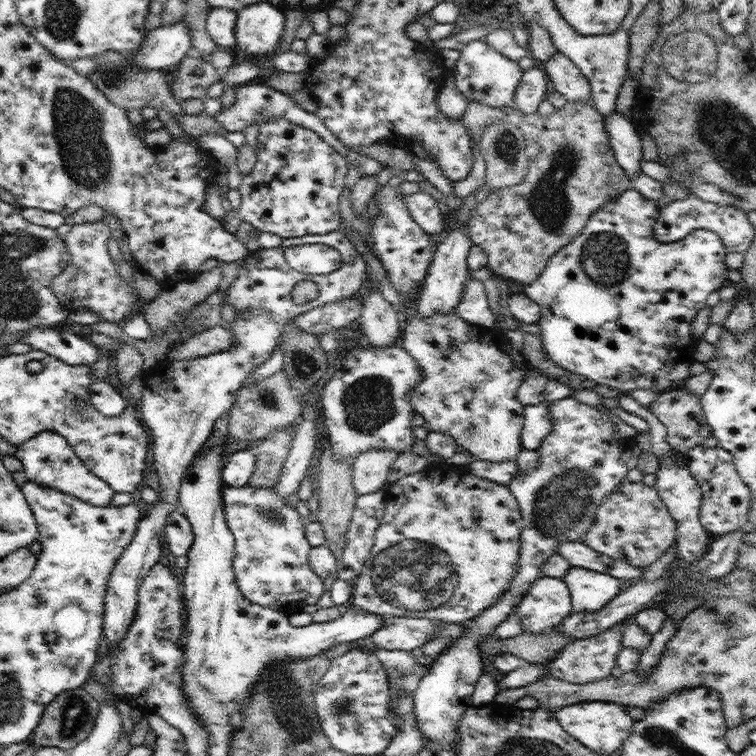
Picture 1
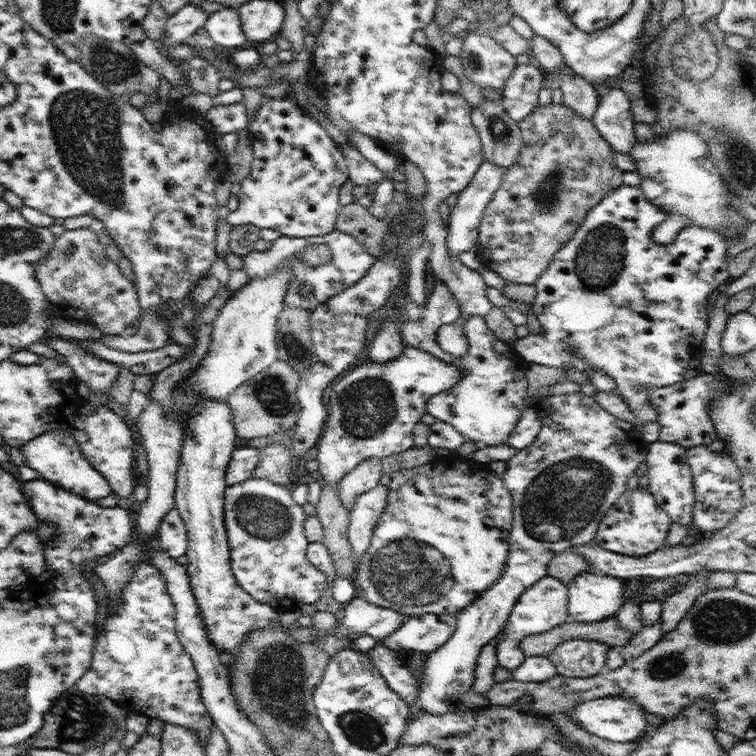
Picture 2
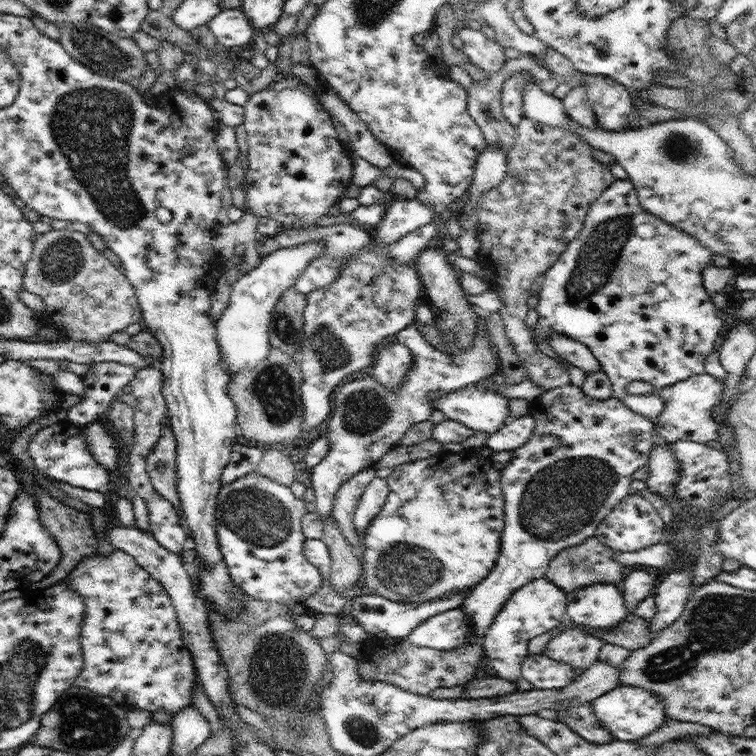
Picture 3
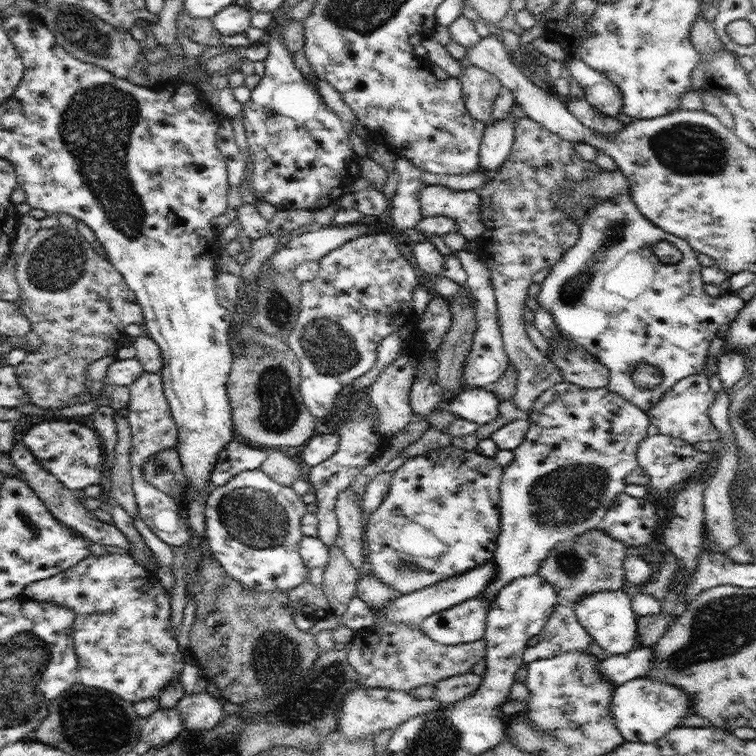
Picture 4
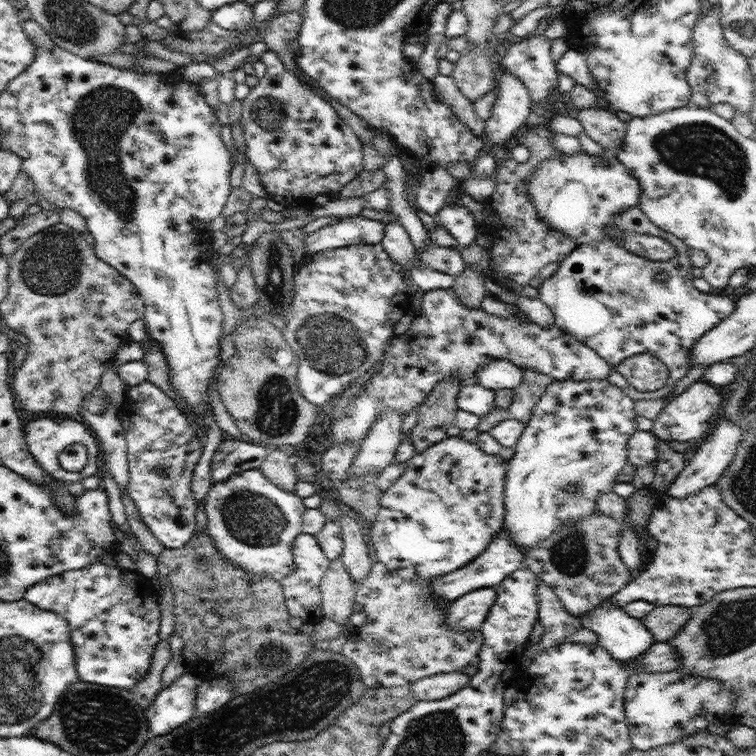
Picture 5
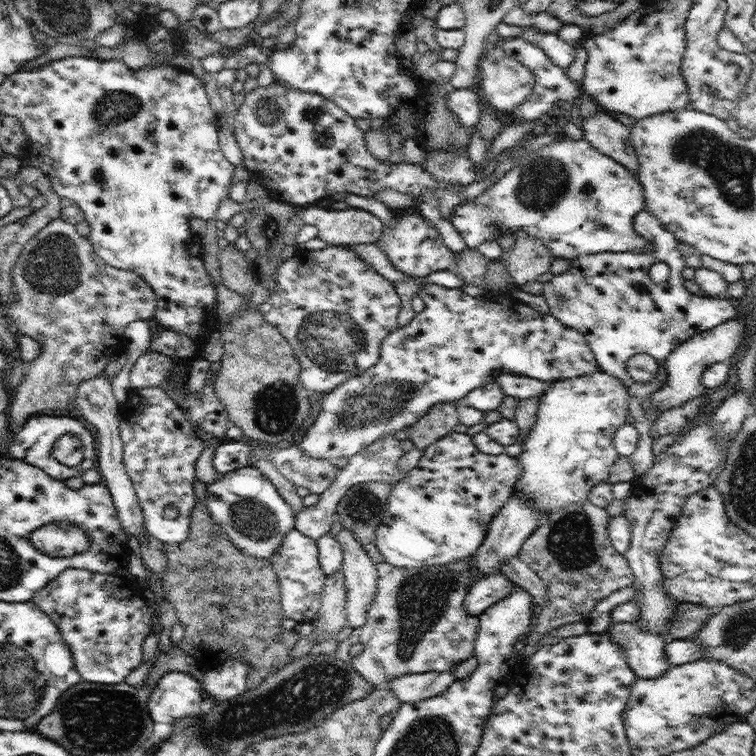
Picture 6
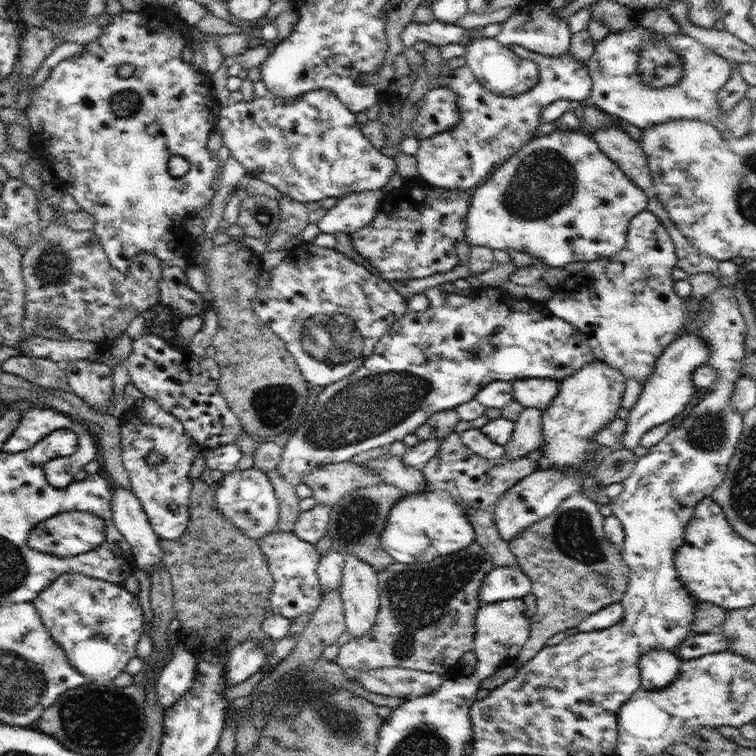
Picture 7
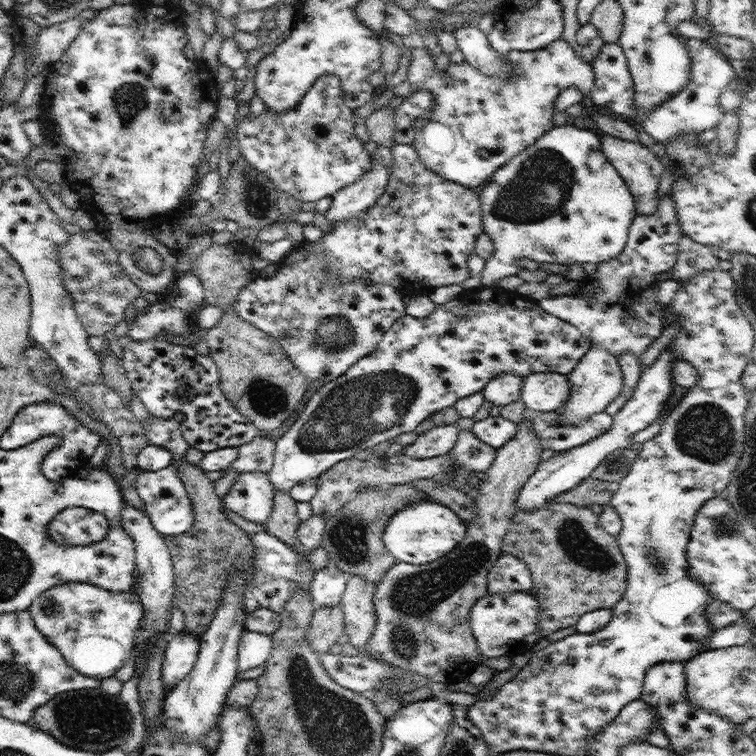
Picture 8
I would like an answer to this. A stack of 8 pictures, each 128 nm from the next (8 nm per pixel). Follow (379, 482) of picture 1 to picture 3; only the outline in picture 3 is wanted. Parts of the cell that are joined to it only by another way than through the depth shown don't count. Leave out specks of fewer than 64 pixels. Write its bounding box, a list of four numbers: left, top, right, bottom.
[331,467,377,552]

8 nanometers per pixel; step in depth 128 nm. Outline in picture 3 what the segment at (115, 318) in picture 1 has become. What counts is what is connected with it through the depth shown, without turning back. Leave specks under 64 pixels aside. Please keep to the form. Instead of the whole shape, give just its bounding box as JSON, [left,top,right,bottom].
[22,227,143,342]

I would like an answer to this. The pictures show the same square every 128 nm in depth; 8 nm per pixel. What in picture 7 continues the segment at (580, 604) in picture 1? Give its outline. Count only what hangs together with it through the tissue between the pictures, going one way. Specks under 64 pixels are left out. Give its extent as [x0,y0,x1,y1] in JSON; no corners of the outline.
[639,650,683,690]

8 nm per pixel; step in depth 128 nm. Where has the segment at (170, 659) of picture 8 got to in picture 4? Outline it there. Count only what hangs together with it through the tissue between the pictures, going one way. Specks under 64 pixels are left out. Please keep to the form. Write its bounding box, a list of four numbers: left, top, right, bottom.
[139,707,183,749]

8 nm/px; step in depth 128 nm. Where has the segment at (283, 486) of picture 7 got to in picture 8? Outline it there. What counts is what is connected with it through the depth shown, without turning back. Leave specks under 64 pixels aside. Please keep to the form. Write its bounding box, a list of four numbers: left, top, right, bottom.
[265,491,309,559]

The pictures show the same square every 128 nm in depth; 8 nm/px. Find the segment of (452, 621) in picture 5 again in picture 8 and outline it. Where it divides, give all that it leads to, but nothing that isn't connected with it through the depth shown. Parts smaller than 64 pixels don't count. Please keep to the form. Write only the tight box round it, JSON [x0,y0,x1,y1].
[487,552,533,594]

